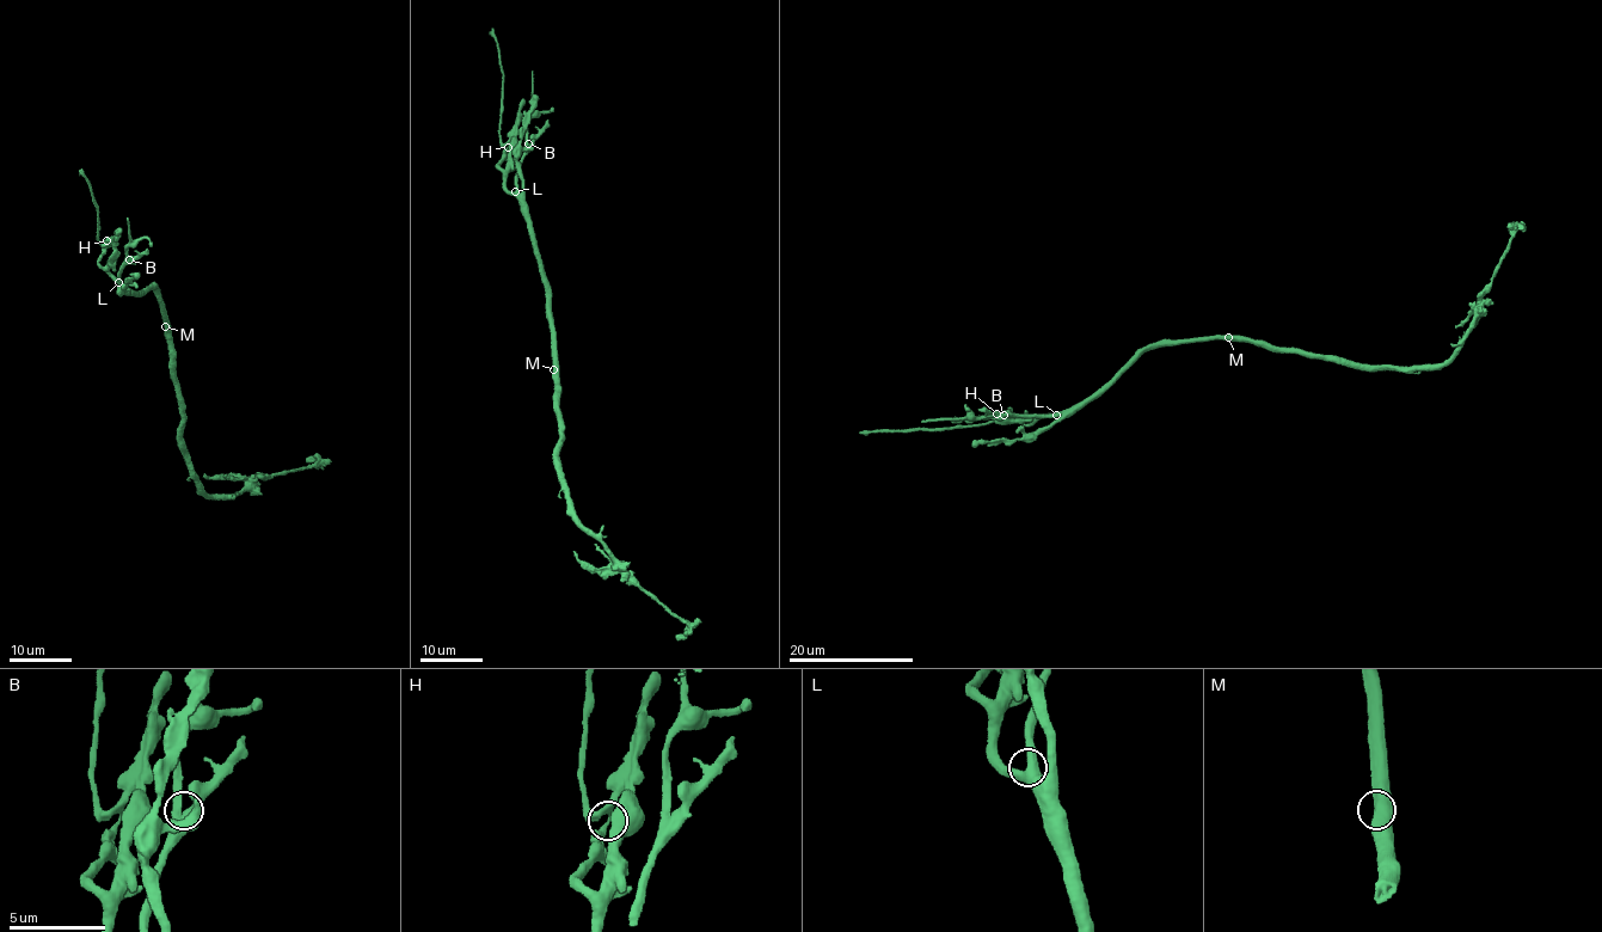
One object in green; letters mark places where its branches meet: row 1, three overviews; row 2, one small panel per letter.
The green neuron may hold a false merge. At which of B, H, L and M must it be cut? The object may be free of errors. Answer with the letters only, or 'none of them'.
H

